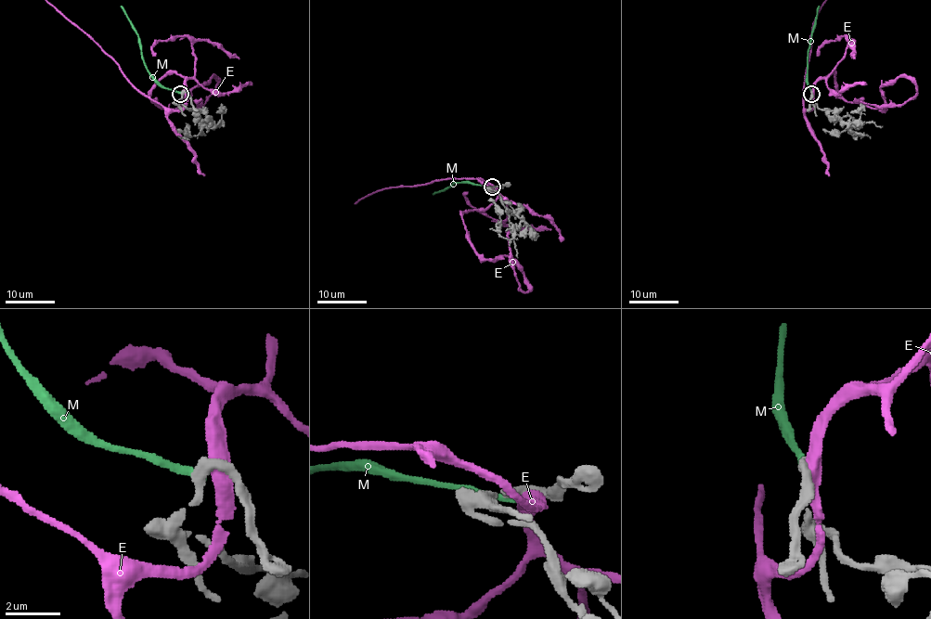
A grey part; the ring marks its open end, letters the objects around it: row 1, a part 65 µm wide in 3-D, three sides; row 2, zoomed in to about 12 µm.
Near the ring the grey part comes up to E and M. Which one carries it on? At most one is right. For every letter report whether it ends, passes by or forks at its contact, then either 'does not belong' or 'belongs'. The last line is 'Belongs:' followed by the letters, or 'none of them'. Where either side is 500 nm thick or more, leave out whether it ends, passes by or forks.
E: does not belong
M: it ends there; does not belong
Belongs: none of them

